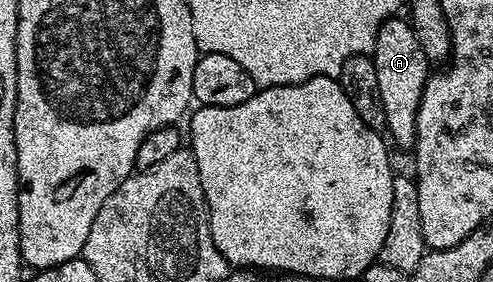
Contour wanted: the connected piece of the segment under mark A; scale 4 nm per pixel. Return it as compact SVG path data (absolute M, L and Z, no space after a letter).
M391 18L382 23L376 34L372 59L376 66L376 78L380 81L380 98L384 98L389 139L394 139L406 150L413 149L420 100L424 94L426 79L432 74L432 65L427 60L409 19Z

